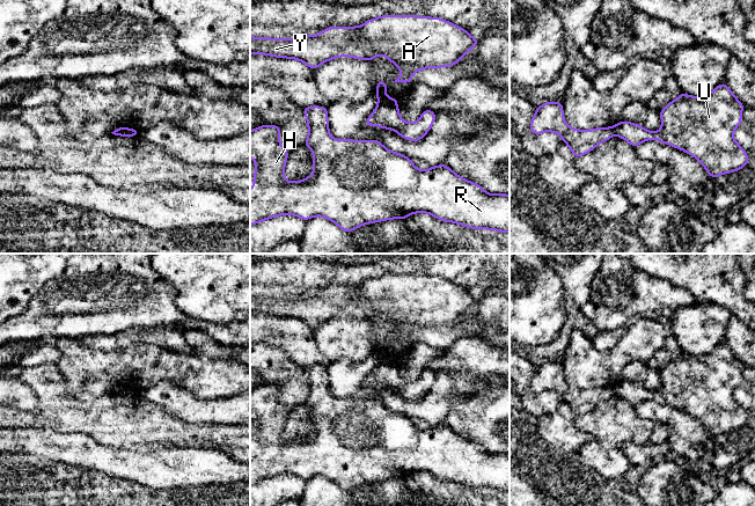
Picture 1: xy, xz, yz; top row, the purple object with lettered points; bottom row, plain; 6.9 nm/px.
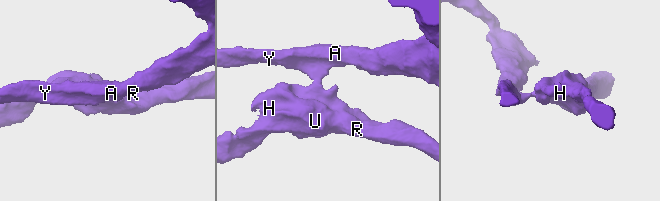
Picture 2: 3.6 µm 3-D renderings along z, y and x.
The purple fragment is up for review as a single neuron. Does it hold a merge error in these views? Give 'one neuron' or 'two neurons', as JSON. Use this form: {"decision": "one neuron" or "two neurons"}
{"decision": "two neurons"}

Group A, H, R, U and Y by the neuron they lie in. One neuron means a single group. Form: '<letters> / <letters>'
A Y / H R U

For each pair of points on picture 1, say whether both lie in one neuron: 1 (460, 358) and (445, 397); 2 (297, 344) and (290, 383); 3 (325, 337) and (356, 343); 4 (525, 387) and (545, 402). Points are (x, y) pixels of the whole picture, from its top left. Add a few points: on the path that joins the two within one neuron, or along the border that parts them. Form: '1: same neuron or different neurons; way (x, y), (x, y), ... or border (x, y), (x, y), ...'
1: different neurons; border (435, 371), (446, 371), (457, 391), (476, 391)
2: different neurons; border (270, 345), (280, 347), (302, 367)
3: same neuron; way (332, 337), (349, 337)
4: same neuron; way (527, 393), (536, 402), (540, 402)

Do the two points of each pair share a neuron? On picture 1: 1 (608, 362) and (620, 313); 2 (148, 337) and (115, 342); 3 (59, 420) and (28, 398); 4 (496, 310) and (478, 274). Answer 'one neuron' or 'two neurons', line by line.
1: two neurons
2: one neuron
3: two neurons
4: two neurons

